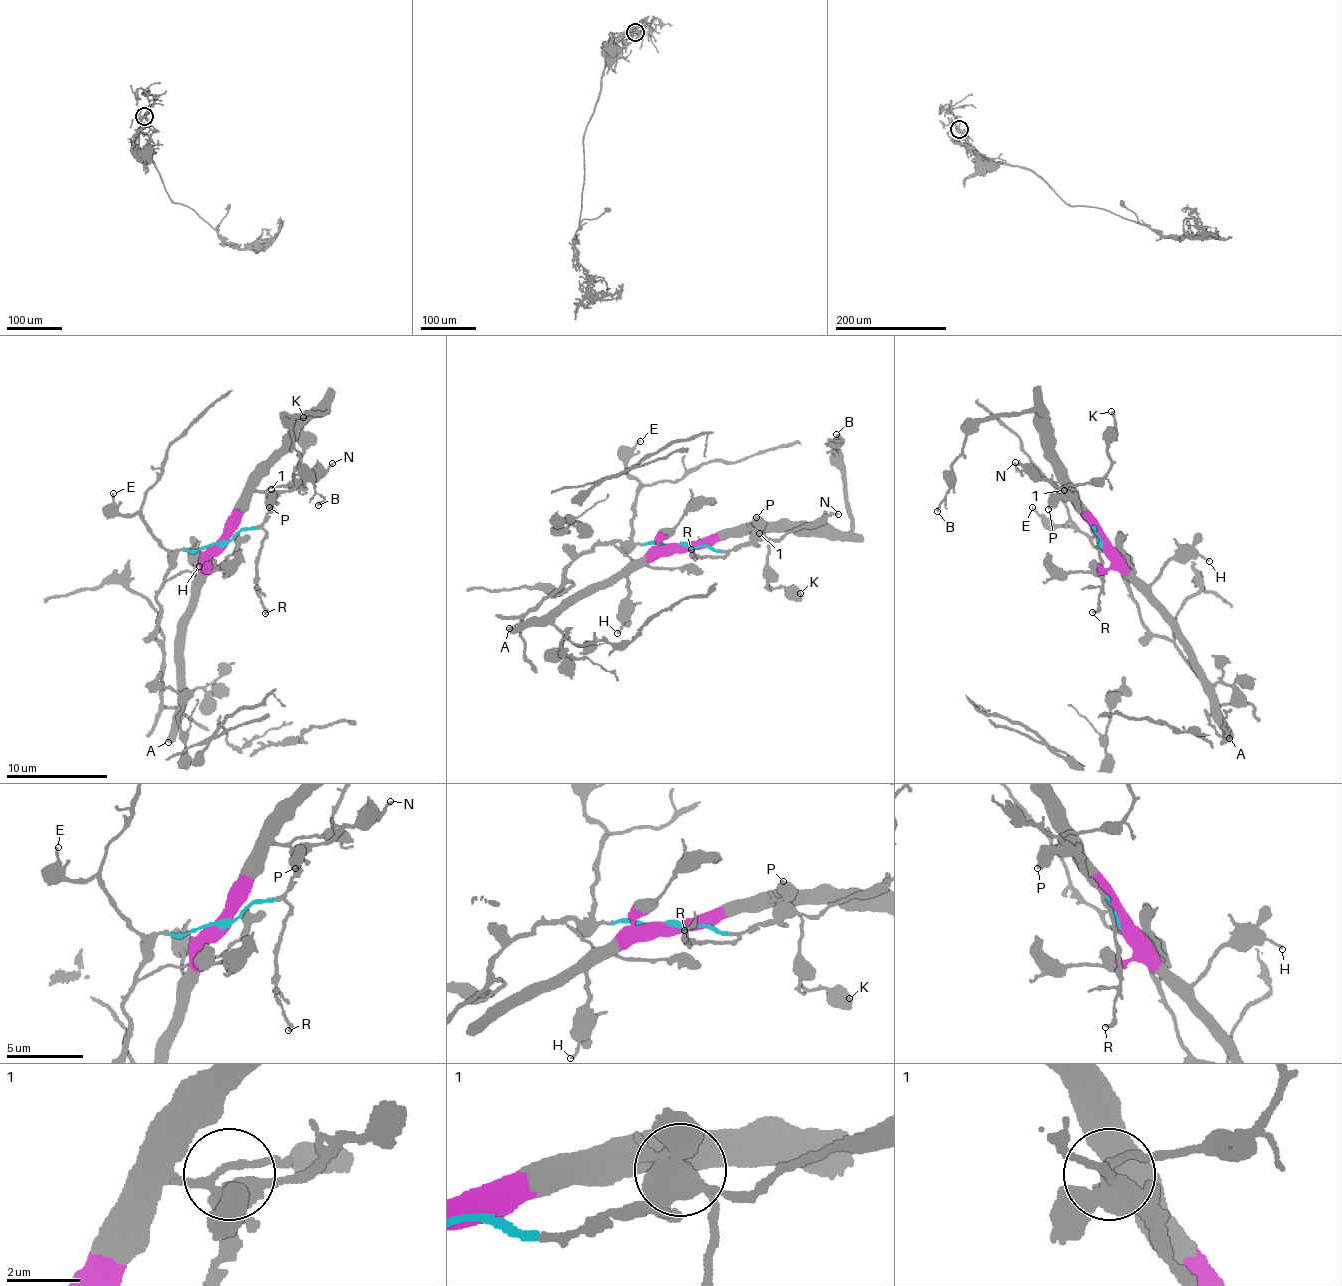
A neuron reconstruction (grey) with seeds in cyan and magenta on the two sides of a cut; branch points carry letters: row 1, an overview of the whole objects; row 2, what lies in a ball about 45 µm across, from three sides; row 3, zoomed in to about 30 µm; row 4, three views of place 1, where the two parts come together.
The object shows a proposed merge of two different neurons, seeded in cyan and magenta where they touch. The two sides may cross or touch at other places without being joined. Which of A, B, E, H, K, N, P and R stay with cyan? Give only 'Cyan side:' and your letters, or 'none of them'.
Cyan side: E, N, R

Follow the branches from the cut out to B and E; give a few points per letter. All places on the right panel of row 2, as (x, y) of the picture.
B: (1101, 545), (1100, 527), (1066, 480), (1046, 424), (1035, 412), (985, 416), (952, 464), (952, 479), (938, 511)
E: (1101, 545), (1120, 553), (1101, 552), (1070, 523), (1051, 525), (1031, 507)

